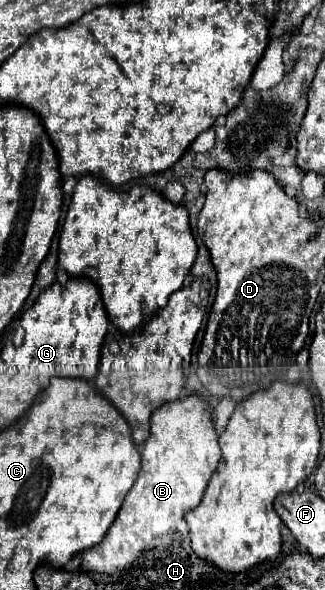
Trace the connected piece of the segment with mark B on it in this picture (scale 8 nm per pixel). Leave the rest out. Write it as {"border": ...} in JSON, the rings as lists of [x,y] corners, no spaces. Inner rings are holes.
{"border":[[[198,395],[166,401],[152,413],[150,435],[142,447],[140,475],[124,499],[102,543],[82,553],[82,569],[114,573],[128,567],[144,551],[164,545],[176,531],[176,523],[194,509],[220,463],[220,445],[210,407]]]}

